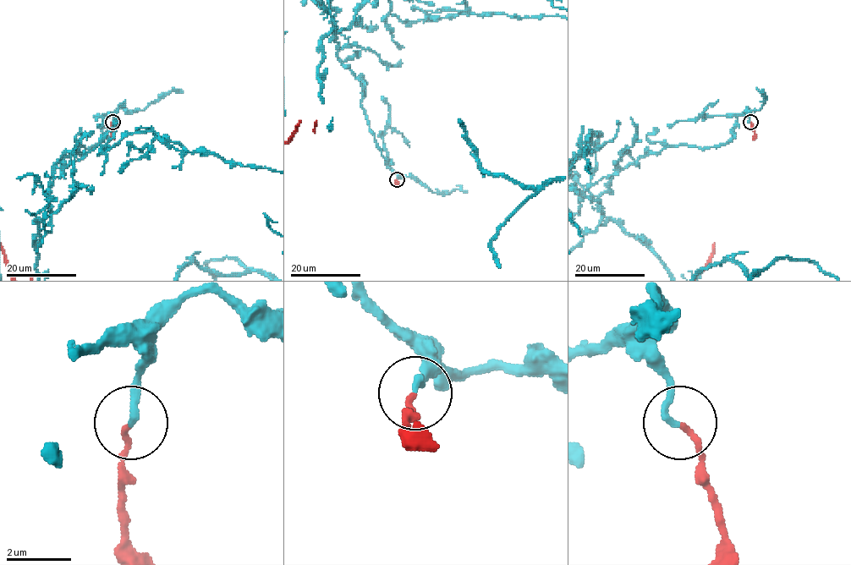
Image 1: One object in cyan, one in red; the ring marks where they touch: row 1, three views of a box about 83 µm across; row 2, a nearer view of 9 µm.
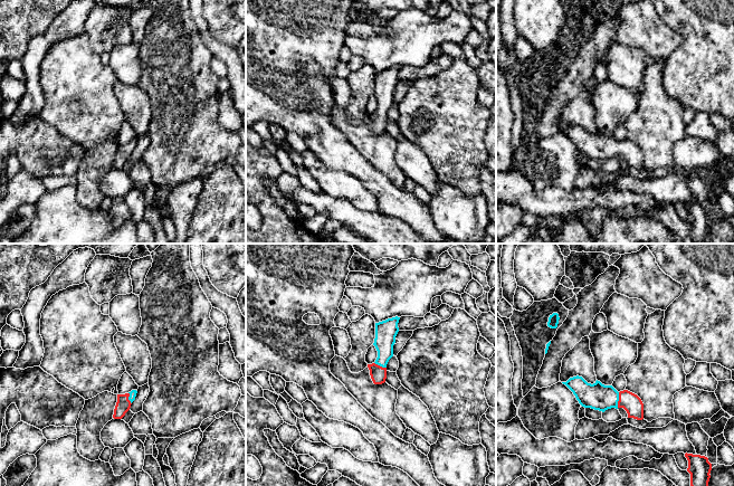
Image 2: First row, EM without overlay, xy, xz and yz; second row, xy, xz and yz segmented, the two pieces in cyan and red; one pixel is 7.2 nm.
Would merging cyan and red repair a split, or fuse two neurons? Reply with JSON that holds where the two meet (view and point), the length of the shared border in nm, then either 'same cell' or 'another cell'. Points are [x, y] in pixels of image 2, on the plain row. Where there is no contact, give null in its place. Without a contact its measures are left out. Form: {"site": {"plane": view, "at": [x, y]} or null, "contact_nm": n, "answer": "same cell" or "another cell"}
{"site": {"plane": "yz", "at": [618, 150]}, "contact_nm": 110, "answer": "another cell"}

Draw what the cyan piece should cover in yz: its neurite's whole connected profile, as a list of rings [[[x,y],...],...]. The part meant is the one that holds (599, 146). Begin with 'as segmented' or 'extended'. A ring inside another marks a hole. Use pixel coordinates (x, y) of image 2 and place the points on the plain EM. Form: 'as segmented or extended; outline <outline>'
as segmented; outline [[[582,126],[570,127],[565,134],[584,158],[604,162],[608,159],[618,159],[619,142],[612,135],[604,135],[600,131],[588,133]]]

